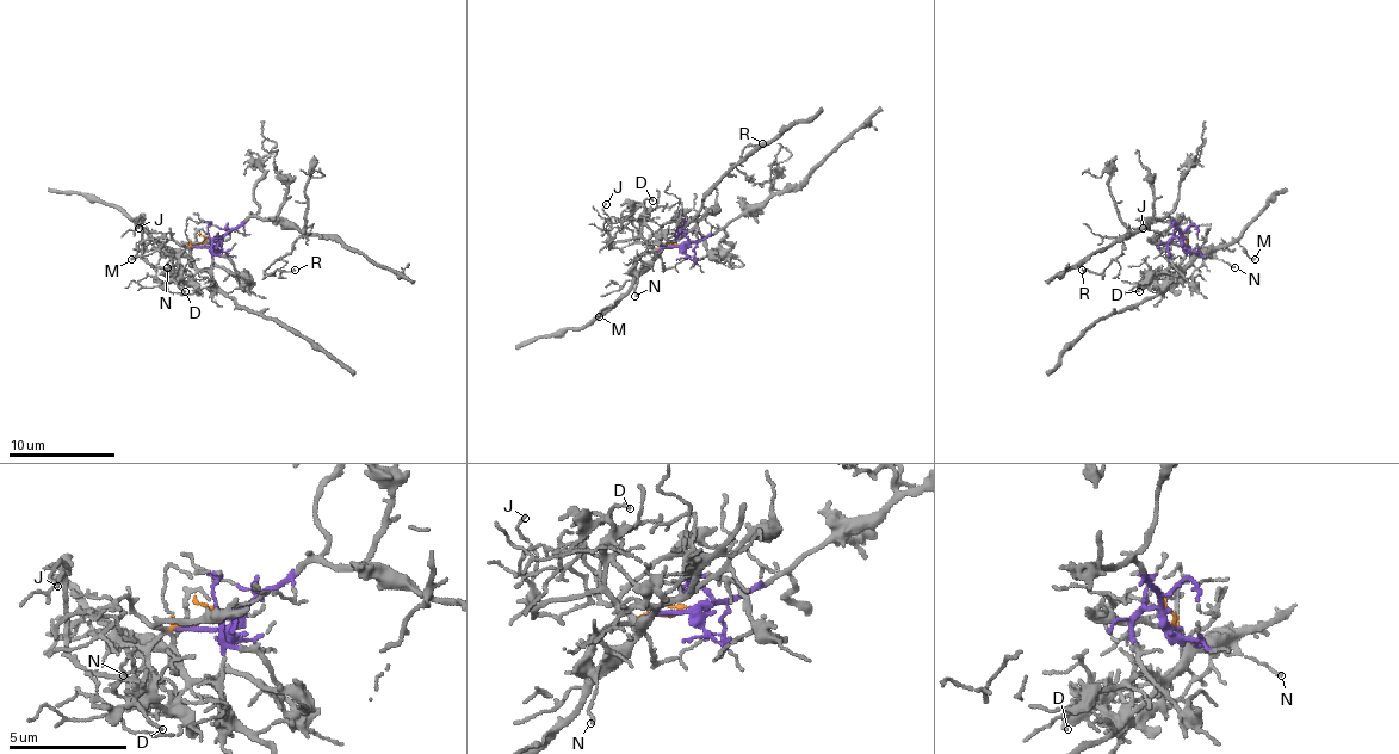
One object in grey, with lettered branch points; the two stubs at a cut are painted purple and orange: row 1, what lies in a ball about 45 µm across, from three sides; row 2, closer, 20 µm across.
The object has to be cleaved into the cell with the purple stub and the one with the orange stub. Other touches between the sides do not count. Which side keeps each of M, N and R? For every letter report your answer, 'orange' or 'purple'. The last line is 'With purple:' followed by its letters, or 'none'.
M: orange
N: orange
R: purple
With purple: R

